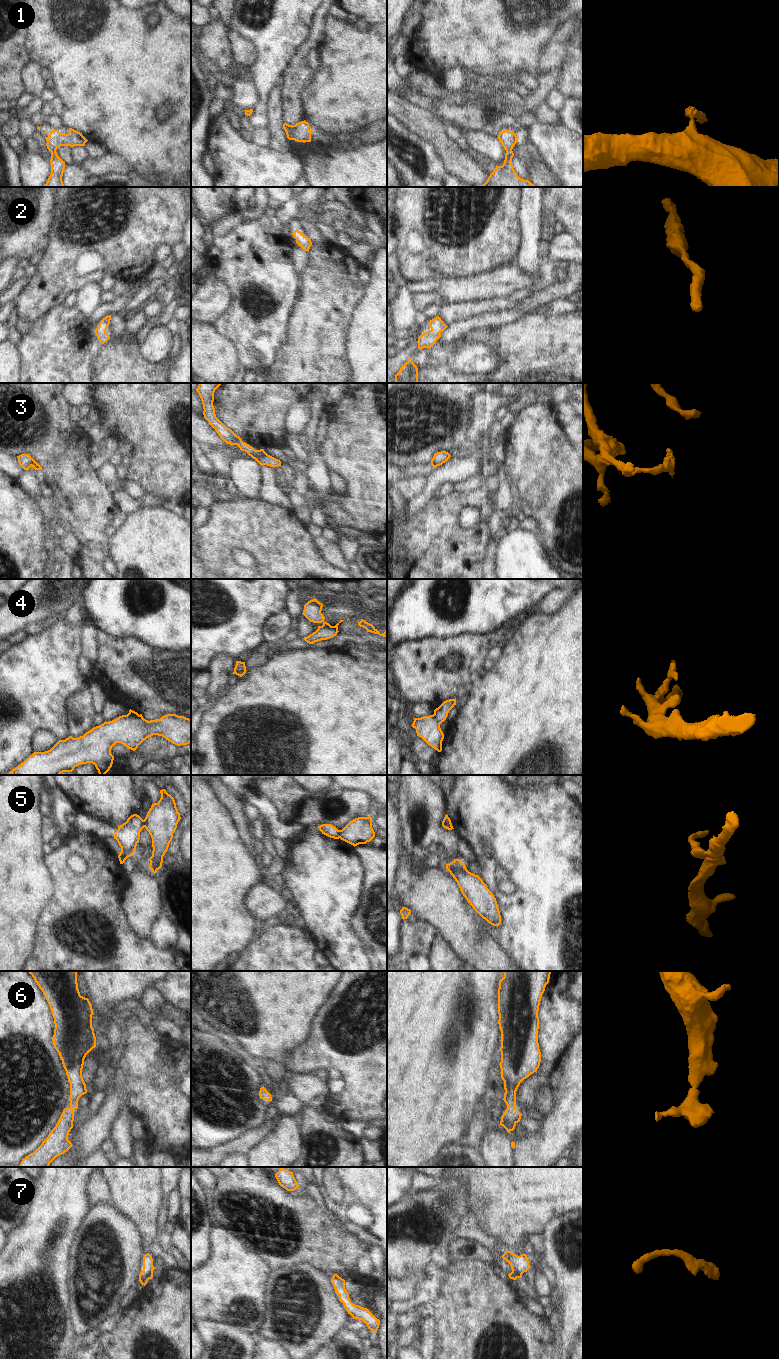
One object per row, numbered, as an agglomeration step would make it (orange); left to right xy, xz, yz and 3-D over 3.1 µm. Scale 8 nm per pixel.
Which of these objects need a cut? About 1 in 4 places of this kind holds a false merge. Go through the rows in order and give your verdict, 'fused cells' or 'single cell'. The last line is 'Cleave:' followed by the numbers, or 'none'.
1: single cell
2: single cell
3: single cell
4: fused cells
5: fused cells
6: single cell
7: single cell
Cleave: 4, 5

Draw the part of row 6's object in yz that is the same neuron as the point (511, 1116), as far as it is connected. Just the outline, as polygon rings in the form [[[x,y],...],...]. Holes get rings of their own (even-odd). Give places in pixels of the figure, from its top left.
[[[502,971],[504,977],[499,981],[498,1014],[501,1031],[501,1078],[504,1081],[504,1102],[507,1109],[503,1113],[500,1125],[508,1133],[515,1129],[522,1114],[515,1109],[516,1091],[520,1083],[537,1071],[541,1062],[538,1043],[539,1005],[546,985],[549,983],[551,971]]]

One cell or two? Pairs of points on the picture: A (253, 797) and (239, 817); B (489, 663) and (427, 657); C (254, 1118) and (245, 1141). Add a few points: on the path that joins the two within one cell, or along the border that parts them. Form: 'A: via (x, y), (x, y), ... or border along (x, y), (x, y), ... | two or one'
A: border along (242, 797), (246, 803) | two
B: border along (499, 646), (495, 646), (488, 653), (482, 671) | two
C: border along (267, 1120), (229, 1143) | two

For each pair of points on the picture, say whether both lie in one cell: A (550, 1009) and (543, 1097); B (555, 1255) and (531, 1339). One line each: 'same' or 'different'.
A: different
B: different

